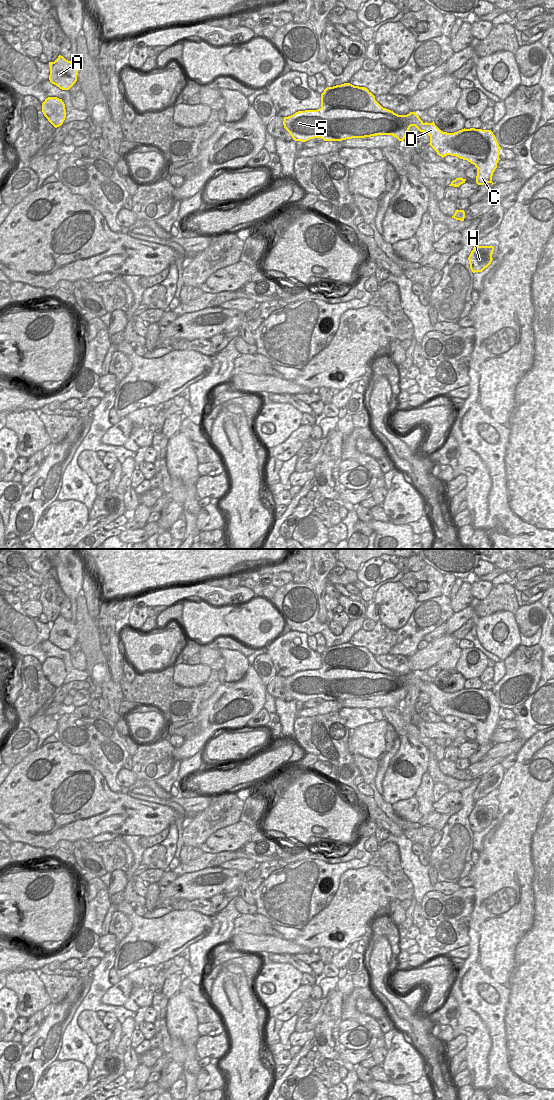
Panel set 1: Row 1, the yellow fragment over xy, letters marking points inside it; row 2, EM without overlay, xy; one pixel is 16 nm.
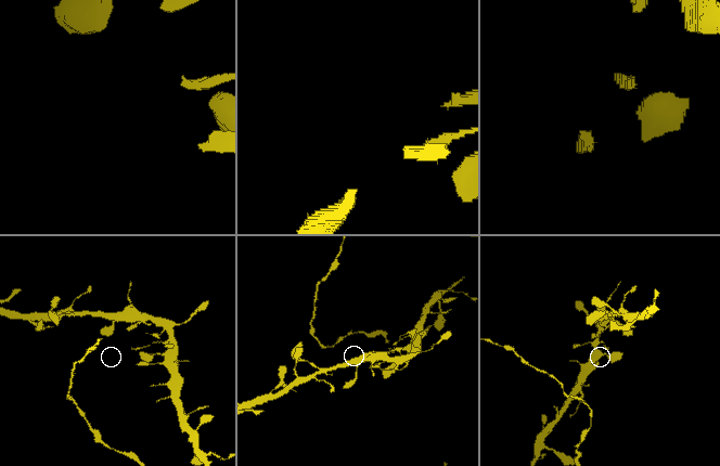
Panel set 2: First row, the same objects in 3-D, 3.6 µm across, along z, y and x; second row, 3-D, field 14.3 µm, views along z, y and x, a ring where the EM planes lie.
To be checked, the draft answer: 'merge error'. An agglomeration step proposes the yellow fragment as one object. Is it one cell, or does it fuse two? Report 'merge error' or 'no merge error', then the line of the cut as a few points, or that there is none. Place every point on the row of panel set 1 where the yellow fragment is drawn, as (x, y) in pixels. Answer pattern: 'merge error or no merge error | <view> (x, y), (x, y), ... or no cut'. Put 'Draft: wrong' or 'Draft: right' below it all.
no merge error | no cut
Draft: wrong

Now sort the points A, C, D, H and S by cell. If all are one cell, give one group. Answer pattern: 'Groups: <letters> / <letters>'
Groups: A C D H S

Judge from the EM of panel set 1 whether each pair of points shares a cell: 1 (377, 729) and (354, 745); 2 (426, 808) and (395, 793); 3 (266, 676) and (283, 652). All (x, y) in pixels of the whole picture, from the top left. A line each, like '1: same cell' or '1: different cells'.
1: same cell
2: different cells
3: different cells

